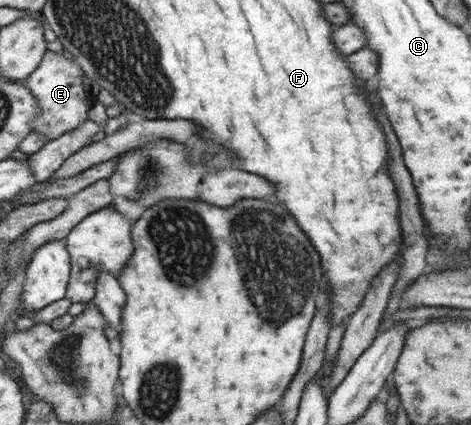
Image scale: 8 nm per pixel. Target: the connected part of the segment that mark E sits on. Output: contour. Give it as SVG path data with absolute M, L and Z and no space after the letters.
M50 50L44 54L38 67L24 80L26 89L41 107L41 113L37 113L37 118L33 121L32 132L41 133L49 142L88 120L87 113L96 99L84 91L83 75L83 69L76 61L72 62L62 54Z

